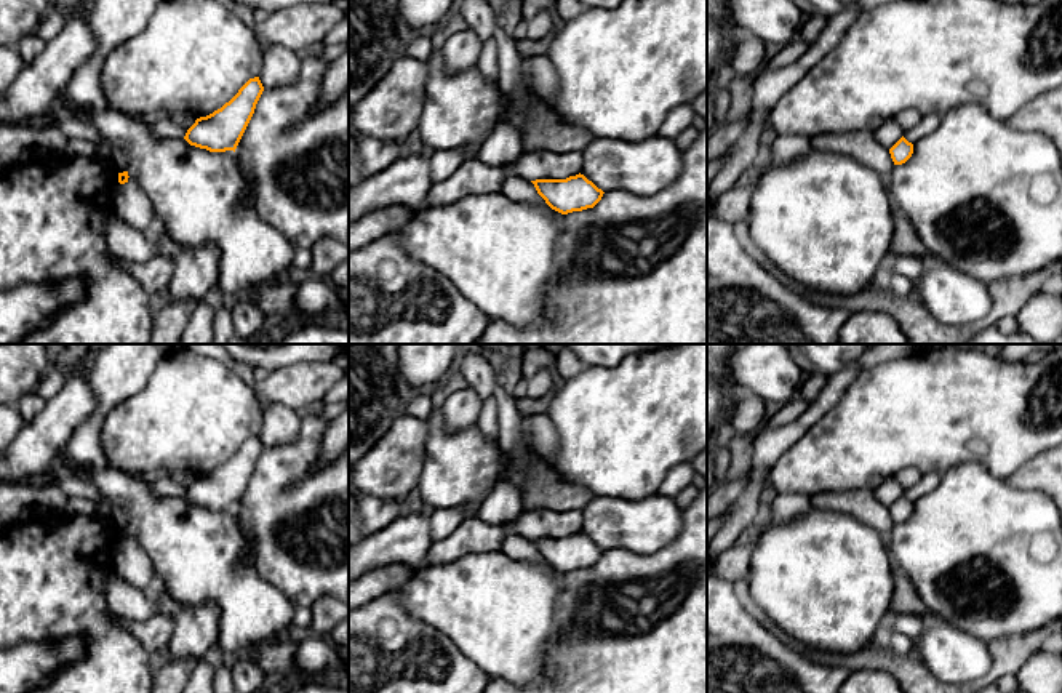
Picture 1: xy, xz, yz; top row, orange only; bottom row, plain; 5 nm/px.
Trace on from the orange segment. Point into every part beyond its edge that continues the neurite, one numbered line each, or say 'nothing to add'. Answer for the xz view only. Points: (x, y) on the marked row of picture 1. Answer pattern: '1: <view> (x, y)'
nothing to add

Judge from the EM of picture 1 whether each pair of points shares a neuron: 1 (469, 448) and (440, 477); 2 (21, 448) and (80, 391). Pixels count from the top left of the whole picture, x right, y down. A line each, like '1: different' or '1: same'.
1: same
2: same

